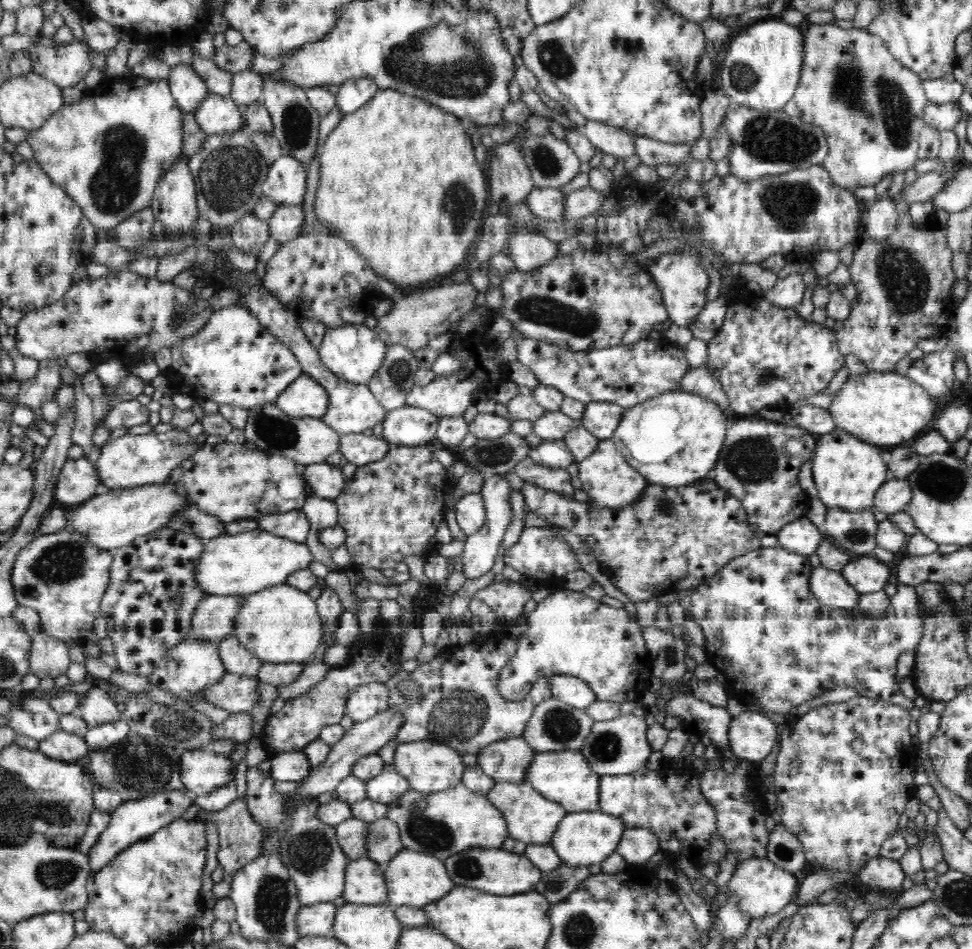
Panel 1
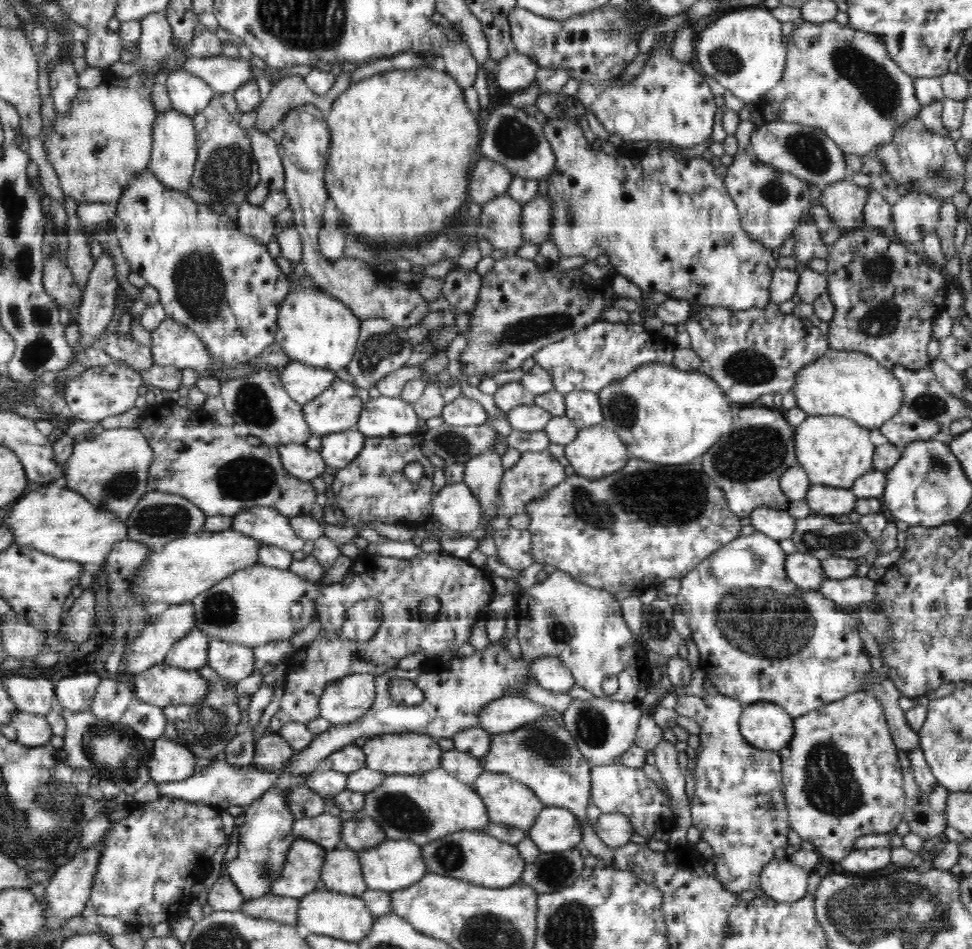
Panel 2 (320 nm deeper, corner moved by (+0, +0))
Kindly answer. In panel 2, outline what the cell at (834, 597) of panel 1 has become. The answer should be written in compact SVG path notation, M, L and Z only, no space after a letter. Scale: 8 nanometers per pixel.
M796 551L787 554L785 568L788 578L806 591L818 590L826 579L820 559L806 553Z

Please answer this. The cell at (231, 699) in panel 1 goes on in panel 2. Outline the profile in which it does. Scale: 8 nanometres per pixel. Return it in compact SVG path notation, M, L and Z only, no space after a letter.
M166 663L152 666L134 676L135 699L154 706L194 704L207 693L209 681L196 671L169 667Z

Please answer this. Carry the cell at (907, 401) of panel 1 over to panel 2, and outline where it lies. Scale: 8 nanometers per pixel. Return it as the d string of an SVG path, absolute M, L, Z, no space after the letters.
M830 347L826 354L812 363L810 366L806 366L802 371L799 372L798 378L795 380L795 387L792 388L792 392L796 395L796 405L798 409L802 409L806 414L809 415L838 415L854 420L854 422L860 424L861 427L866 427L870 430L882 427L884 423L888 422L892 416L896 415L897 412L904 406L904 390L901 382L893 375L890 369L878 364L877 360L874 360L871 356L865 355L861 352L854 351L837 351Z

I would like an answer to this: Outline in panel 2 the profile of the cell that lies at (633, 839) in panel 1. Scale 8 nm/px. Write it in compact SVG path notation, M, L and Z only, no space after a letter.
M618 812L602 813L593 830L596 837L612 849L627 845L635 832L630 819Z

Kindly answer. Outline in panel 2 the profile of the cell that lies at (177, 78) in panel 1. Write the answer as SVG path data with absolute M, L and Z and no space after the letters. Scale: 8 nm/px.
M160 11L148 13L141 18L140 24L139 58L127 64L121 62L112 64L110 68L114 74L128 78L144 71L150 71L158 77L166 78L174 71L183 69L189 52L180 52L177 48L173 40L172 29L164 13Z

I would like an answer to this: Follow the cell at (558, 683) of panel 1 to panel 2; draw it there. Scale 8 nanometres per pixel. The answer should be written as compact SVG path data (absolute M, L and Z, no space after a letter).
M541 656L529 665L533 678L546 690L566 693L575 684L568 667L556 657Z

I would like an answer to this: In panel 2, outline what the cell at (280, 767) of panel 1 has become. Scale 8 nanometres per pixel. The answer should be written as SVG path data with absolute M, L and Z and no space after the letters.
M268 733L255 742L254 764L267 772L280 772L286 762L292 760L294 750L276 733Z

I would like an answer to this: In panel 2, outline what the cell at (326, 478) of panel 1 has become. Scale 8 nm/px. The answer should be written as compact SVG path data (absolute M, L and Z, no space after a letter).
M290 443L276 447L283 467L300 480L311 482L322 476L327 468L321 454L305 444Z

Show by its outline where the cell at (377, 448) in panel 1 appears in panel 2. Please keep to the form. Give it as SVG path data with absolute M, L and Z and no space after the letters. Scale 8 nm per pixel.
M357 428L326 434L321 437L319 453L328 467L346 468L361 453L365 438Z

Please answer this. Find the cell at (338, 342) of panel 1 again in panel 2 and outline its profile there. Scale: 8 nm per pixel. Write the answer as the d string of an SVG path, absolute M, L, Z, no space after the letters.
M303 287L298 292L292 290L279 312L275 342L292 360L335 372L347 368L360 336L361 320L353 314L352 309L321 289Z

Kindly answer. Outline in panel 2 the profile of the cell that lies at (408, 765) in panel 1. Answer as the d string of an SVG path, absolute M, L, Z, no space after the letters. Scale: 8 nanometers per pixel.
M420 734L384 735L368 738L361 747L366 755L366 767L388 775L422 776L440 768L443 752L436 739Z

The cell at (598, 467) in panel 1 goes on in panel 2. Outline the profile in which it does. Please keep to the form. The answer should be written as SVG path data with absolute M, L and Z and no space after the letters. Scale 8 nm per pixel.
M603 424L579 429L578 436L565 446L565 456L576 475L590 480L623 469L630 458L620 437Z

